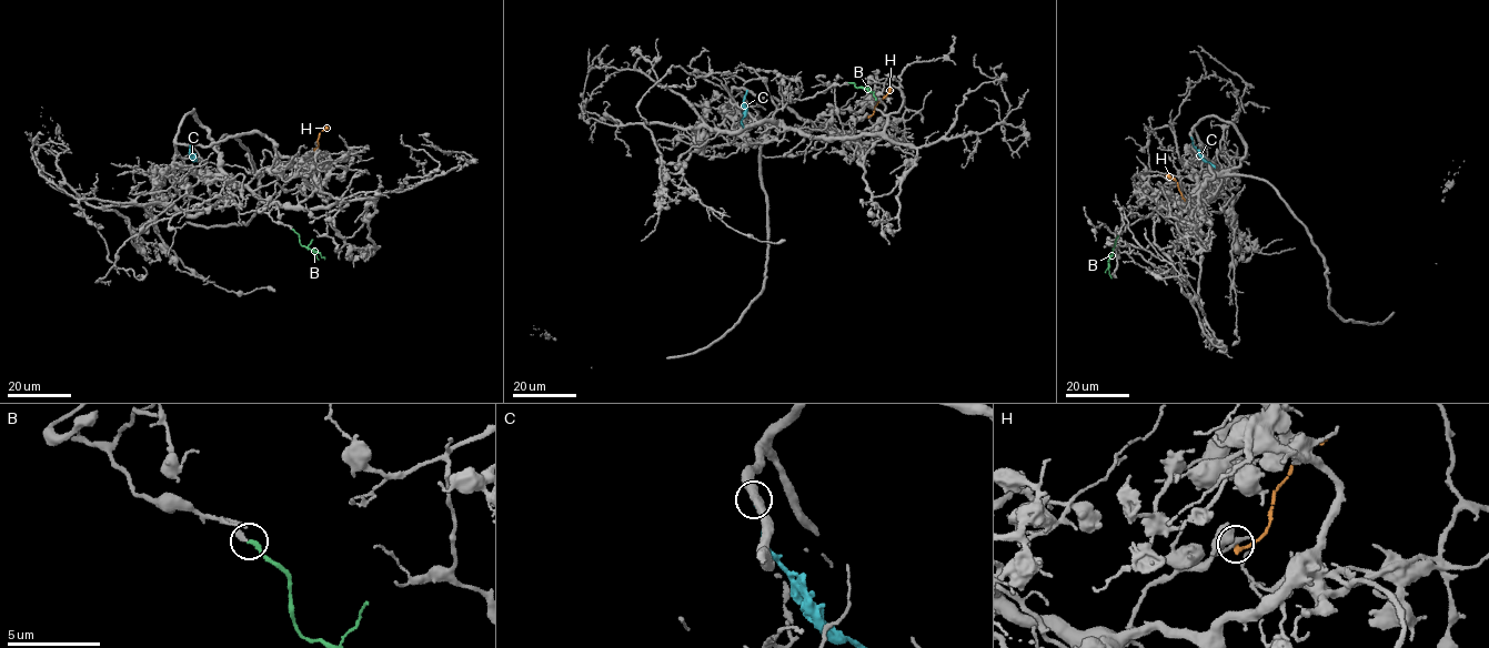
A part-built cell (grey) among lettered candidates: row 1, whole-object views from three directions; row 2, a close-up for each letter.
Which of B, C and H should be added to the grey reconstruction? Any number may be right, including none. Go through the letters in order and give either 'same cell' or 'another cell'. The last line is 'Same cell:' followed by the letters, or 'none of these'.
B: same cell
C: another cell
H: another cell
Same cell: B

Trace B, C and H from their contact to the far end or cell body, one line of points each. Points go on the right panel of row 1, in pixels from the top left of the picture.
B: (1118, 235), (1108, 265), (1112, 279)
C: (1190, 138), (1193, 147), (1215, 168)
H: (1184, 199), (1176, 180), (1166, 174)

